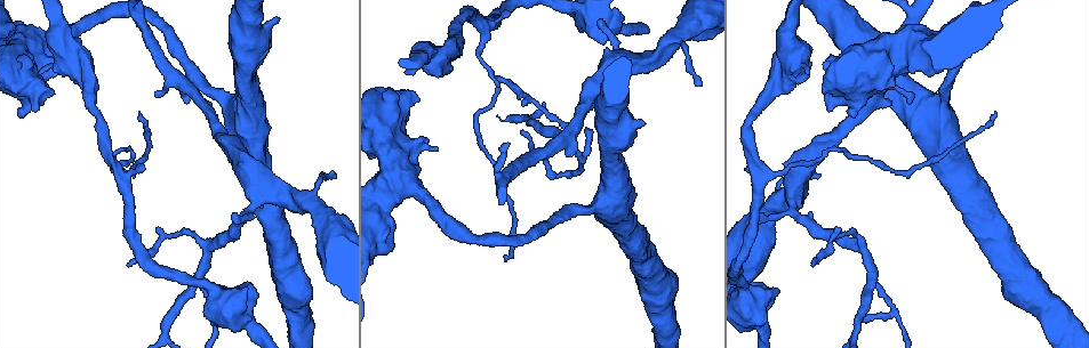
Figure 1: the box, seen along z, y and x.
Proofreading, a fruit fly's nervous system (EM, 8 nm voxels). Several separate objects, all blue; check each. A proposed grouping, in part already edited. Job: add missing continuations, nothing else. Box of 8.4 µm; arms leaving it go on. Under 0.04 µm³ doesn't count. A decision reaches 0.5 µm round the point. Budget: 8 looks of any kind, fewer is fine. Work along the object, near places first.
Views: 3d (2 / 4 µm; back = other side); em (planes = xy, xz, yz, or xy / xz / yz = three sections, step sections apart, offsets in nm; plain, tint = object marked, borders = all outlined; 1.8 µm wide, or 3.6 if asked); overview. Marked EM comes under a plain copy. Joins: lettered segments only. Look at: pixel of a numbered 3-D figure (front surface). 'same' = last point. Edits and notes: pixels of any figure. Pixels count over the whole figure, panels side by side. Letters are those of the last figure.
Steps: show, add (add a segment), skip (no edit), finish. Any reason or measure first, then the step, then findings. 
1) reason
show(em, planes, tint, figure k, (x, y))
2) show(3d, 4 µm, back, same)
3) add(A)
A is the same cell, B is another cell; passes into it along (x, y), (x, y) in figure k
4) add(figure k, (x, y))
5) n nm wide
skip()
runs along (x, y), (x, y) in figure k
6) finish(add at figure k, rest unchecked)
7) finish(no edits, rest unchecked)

an open end
show(3d, 2 µm, figure 1, (889, 103))

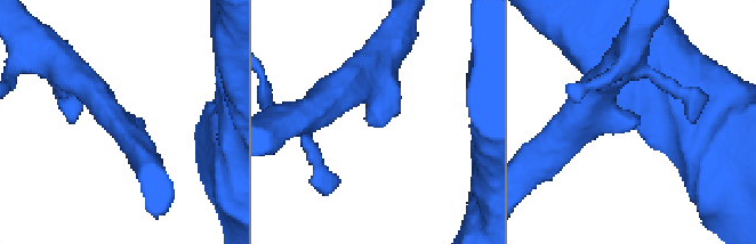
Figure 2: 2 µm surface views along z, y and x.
show(em, planes, borders, figure 2, (376, 127))

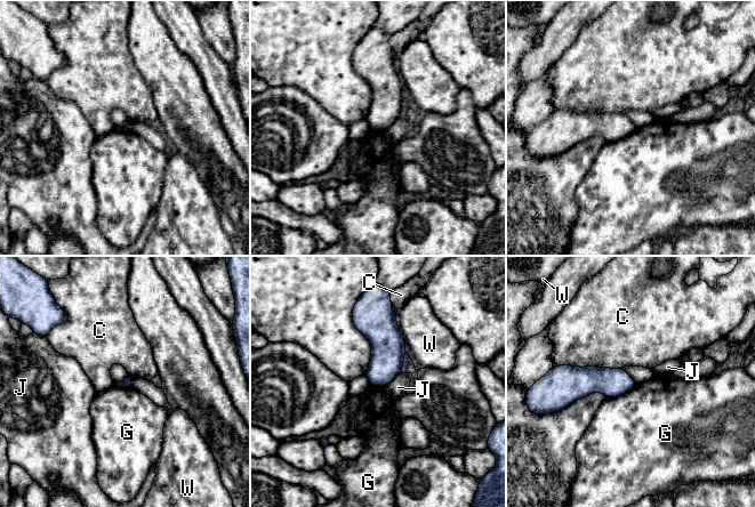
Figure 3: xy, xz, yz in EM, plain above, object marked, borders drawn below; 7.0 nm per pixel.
C touches over 460 nm
skip()
C, G, J and W are other cells; border along (636, 385), (621, 394), (608, 397) in figure 3; none of them fits

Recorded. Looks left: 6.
free end
show(3d, 2 µm, figure 1, (497, 78))

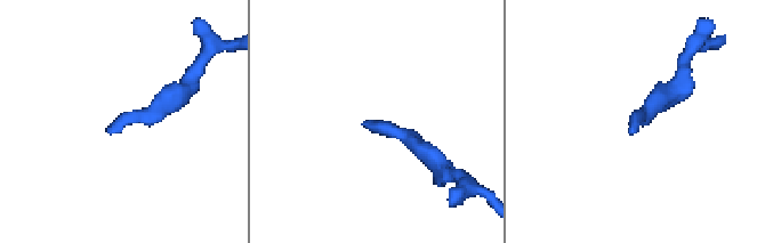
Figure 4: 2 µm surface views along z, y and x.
shape alone is not enough
show(em, planes, borders, figure 4, (363, 123))

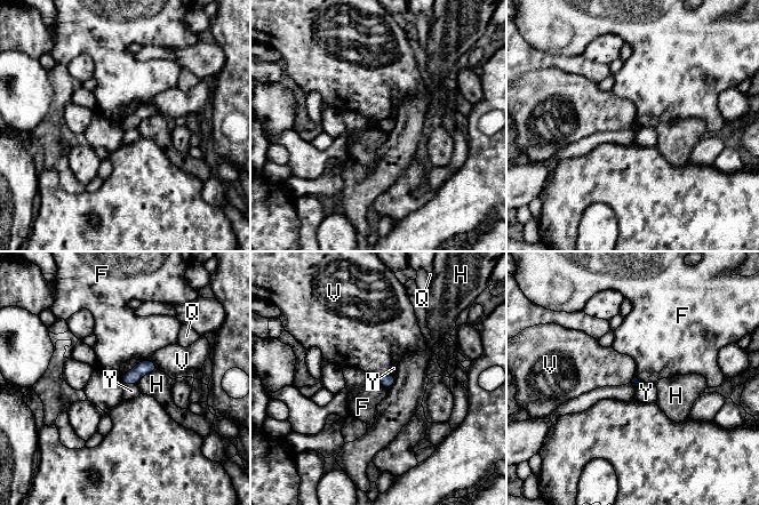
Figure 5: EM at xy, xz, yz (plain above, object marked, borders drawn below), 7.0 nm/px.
skip()
F, H, Q, V and Y are other cells; border along (376, 382), (386, 390) in figure 5; none of them fits

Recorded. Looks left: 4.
an open end
show(em, xz, step 4, tint, figure 1, (505, 15))

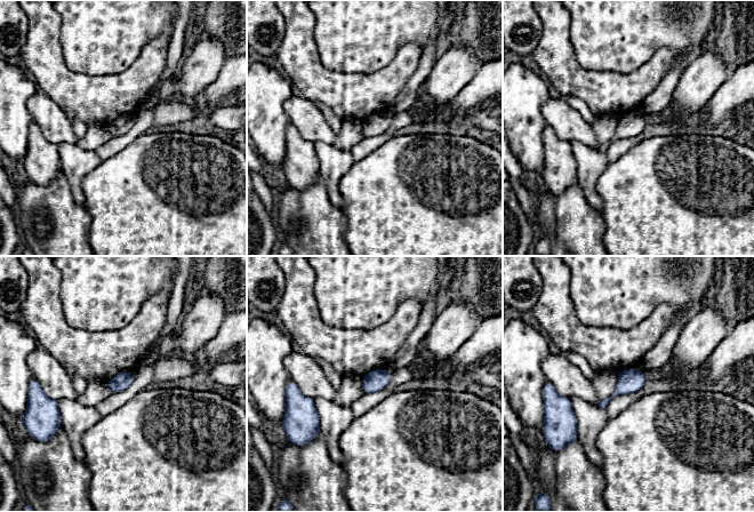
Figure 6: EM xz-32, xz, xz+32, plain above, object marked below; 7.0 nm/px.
show(em, yz, step 8, tint, same)

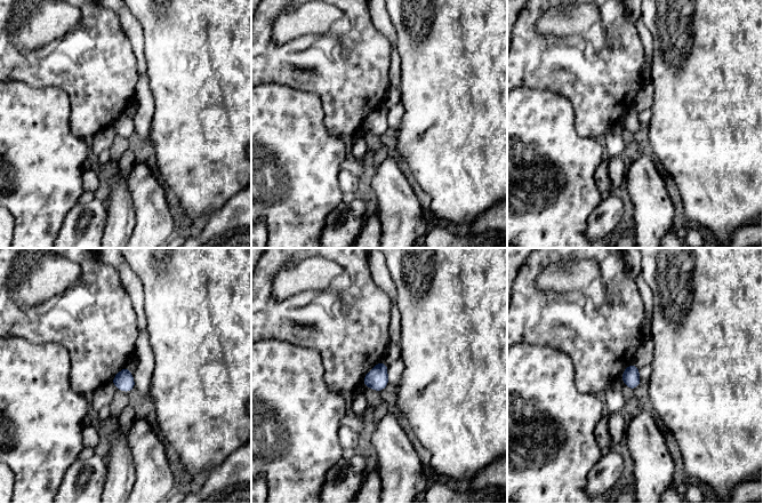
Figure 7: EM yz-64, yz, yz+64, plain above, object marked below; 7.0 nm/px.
show(em, yz, step 8, borders, same)

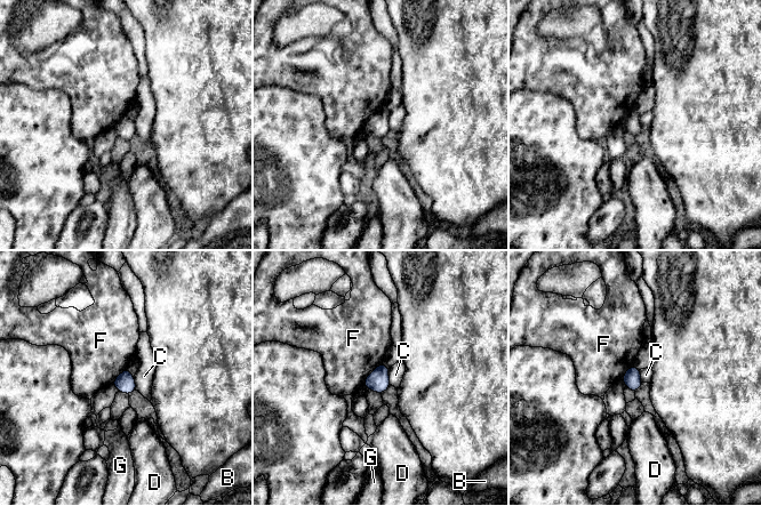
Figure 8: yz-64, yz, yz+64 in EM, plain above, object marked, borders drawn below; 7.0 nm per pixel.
skip()
B, C, D, F and G are other cells; border along (389, 368), (389, 382), (391, 384) in figure 8; no lettered segment goes on from it

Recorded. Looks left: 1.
finish(no edits, rest unchecked)

